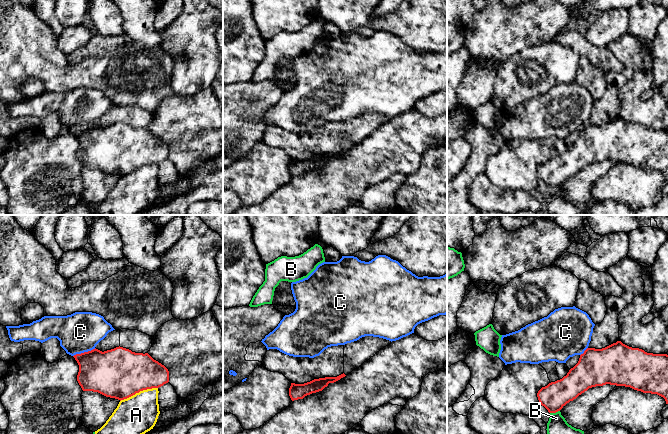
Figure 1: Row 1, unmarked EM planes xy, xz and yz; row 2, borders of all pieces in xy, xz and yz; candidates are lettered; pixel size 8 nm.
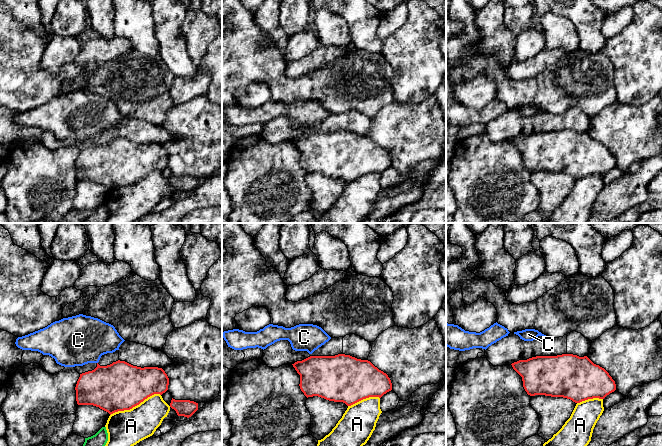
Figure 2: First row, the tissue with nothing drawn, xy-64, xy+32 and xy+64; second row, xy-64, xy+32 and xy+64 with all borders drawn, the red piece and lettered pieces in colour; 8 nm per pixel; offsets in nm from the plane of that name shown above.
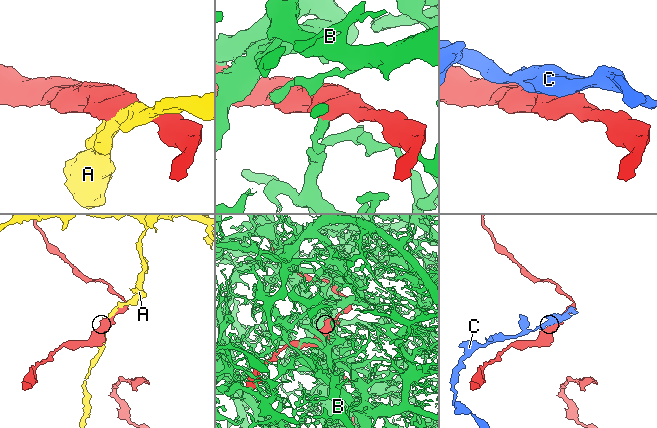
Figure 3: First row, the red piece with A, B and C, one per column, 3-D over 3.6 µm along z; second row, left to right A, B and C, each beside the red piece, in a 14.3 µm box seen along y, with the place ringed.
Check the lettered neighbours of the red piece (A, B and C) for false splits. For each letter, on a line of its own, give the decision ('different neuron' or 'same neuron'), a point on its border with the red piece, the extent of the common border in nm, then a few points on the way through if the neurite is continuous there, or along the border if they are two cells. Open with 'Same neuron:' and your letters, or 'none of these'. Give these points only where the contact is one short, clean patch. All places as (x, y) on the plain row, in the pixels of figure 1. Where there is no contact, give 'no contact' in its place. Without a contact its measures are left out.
Same neuron: none of these
A: different neuron; meets red in xy at (138, 168); contact 320 nm long
B: different neuron; meets red in yz at (554, 188); contact 80 nm long
C: different neuron; meets red in xy at (84, 128); contact 200 nm long; border along xy (95, 124), (76, 129), (73, 132)

